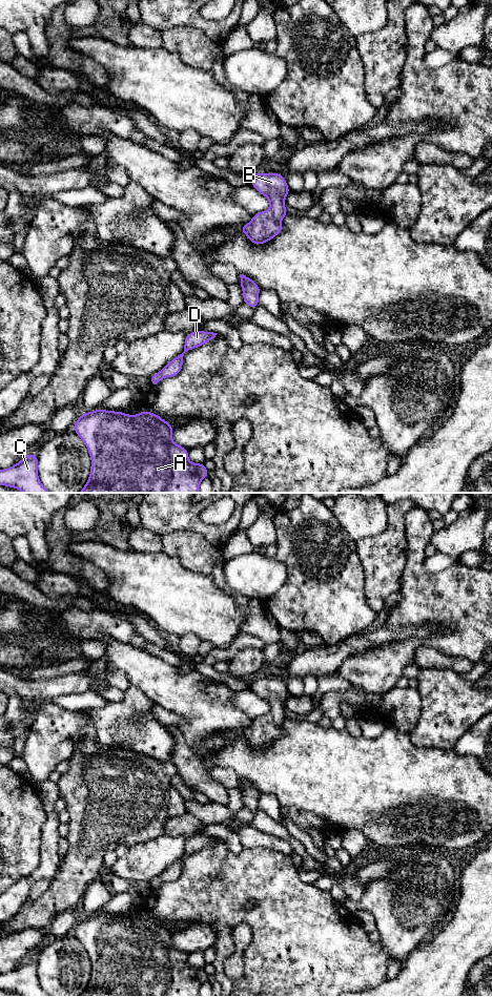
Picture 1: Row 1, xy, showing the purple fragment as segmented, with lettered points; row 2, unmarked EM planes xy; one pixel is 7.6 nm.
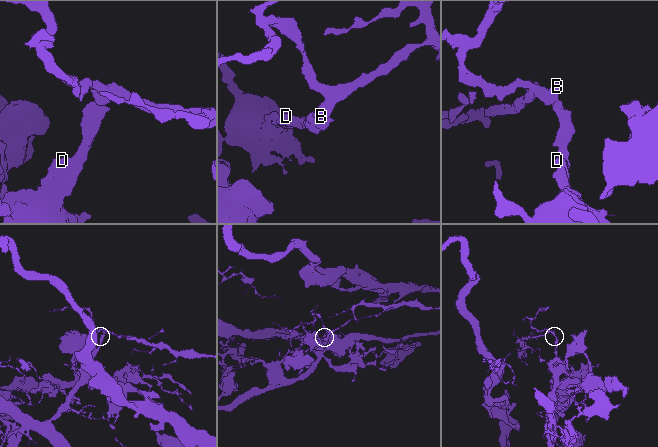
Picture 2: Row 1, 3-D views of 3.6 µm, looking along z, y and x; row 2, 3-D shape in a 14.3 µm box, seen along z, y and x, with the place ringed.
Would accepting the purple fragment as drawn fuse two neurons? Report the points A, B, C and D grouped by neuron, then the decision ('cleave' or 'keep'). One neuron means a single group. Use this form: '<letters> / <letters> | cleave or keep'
A B C D | keep

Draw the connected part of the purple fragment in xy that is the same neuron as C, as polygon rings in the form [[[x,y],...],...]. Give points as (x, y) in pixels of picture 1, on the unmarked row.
[[[28,958],[13,971],[0,974],[0,990],[15,992],[22,997],[50,997],[38,981],[36,958]]]

